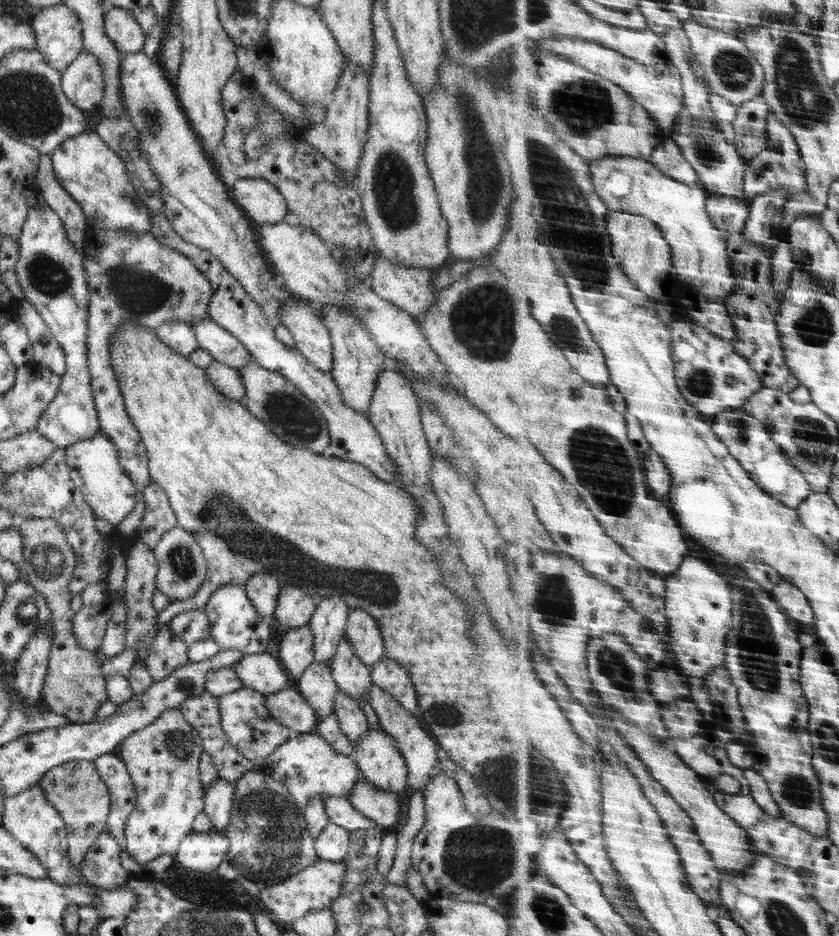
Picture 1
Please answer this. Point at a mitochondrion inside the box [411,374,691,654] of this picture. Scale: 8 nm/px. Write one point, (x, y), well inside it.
(601, 464)

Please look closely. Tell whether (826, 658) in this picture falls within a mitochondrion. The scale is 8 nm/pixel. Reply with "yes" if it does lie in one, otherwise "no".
no

